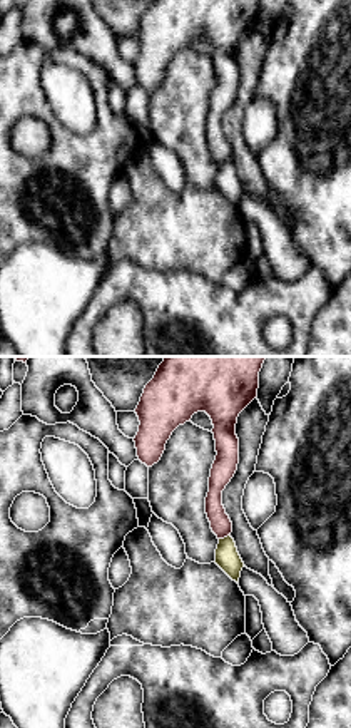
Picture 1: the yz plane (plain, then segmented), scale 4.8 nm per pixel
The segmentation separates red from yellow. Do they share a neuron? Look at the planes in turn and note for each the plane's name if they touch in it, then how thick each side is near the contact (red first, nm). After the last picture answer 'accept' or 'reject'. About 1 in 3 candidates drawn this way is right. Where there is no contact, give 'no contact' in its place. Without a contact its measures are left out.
contact in yz; calibres 100 and 120 nm

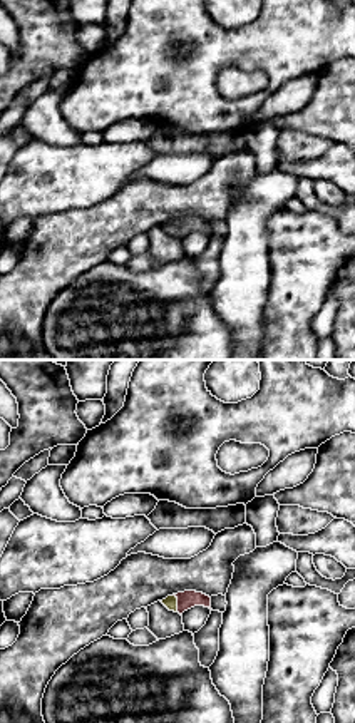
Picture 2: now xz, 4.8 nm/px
contact in xz; calibres 90 and 60 nm

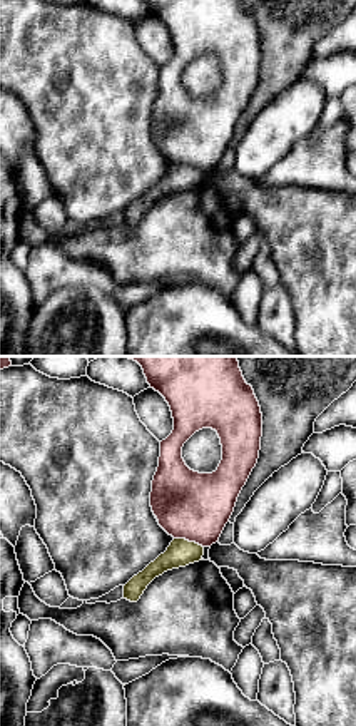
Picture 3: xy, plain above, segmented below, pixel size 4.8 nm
contact in xy; calibres 320 and 140 nm

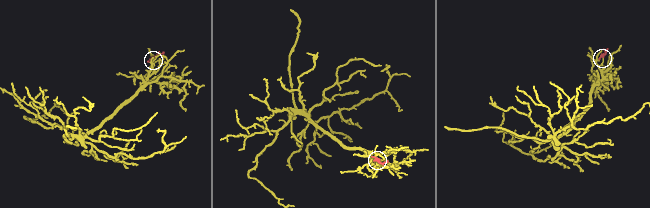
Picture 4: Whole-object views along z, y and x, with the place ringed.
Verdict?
reject

